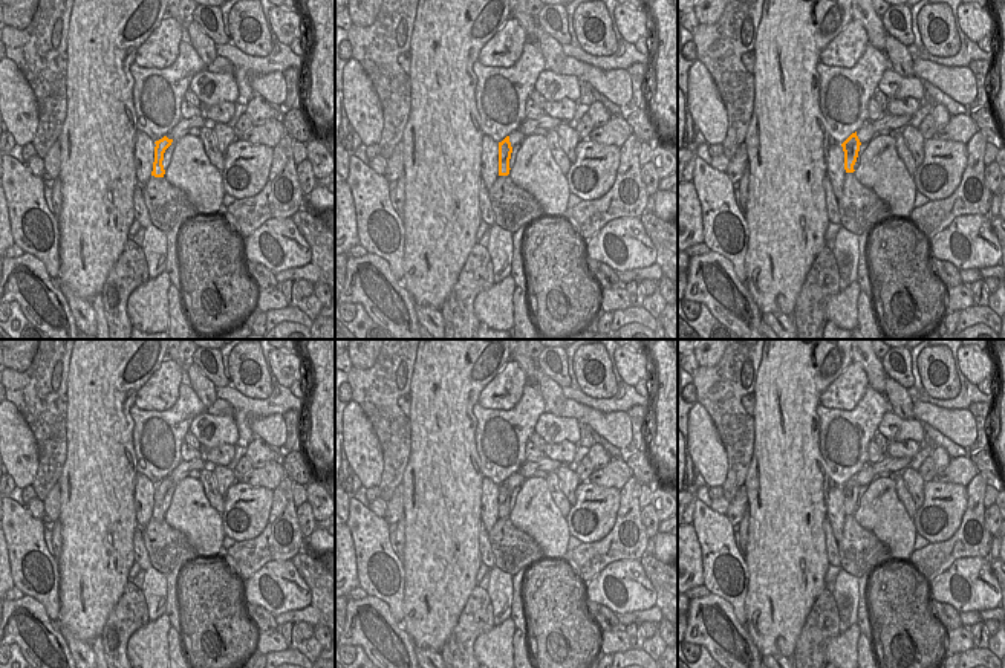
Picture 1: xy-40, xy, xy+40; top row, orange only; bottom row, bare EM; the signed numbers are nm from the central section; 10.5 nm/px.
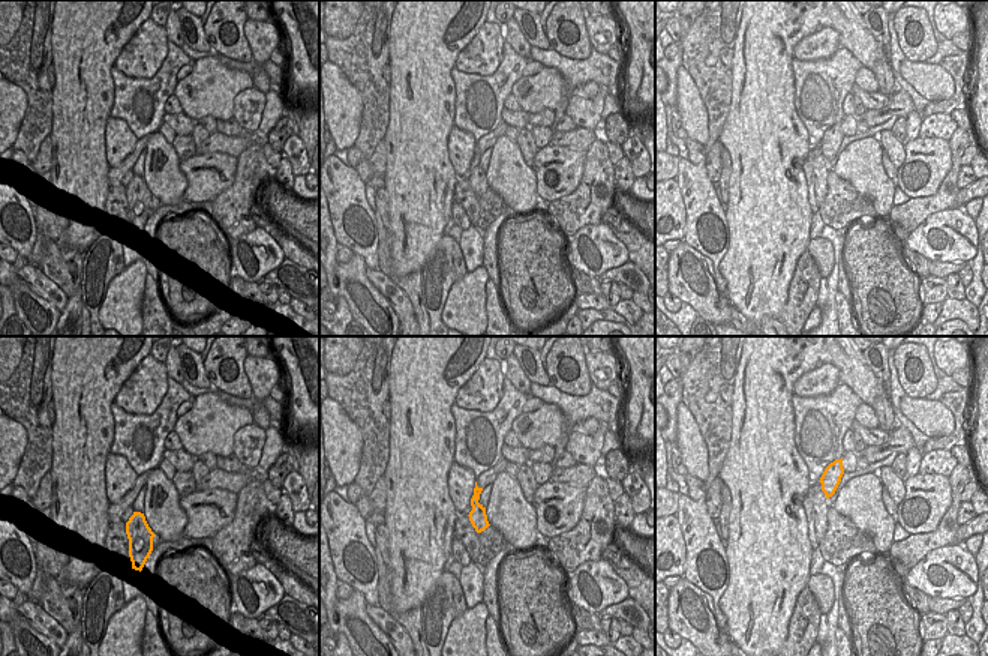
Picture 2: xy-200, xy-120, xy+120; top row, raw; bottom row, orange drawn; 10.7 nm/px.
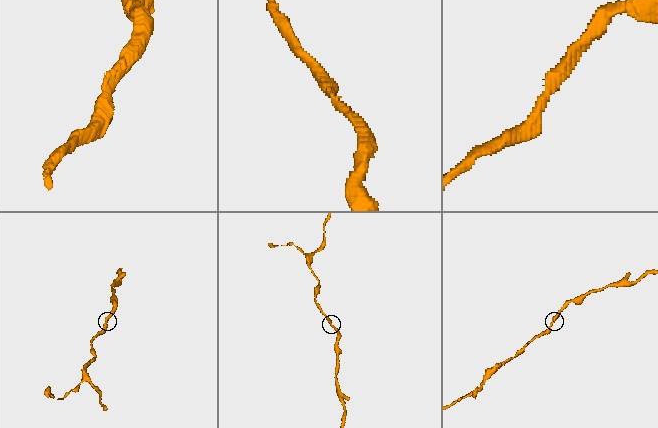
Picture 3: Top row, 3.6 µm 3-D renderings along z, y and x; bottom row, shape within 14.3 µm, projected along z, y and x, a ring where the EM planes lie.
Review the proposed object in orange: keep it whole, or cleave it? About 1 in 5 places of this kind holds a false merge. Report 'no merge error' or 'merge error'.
no merge error

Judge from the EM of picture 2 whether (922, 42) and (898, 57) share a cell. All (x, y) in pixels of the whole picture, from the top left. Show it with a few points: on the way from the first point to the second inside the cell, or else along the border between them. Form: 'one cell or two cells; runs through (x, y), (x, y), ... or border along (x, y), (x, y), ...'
two cells; border along (894, 20), (897, 42), (906, 59)

